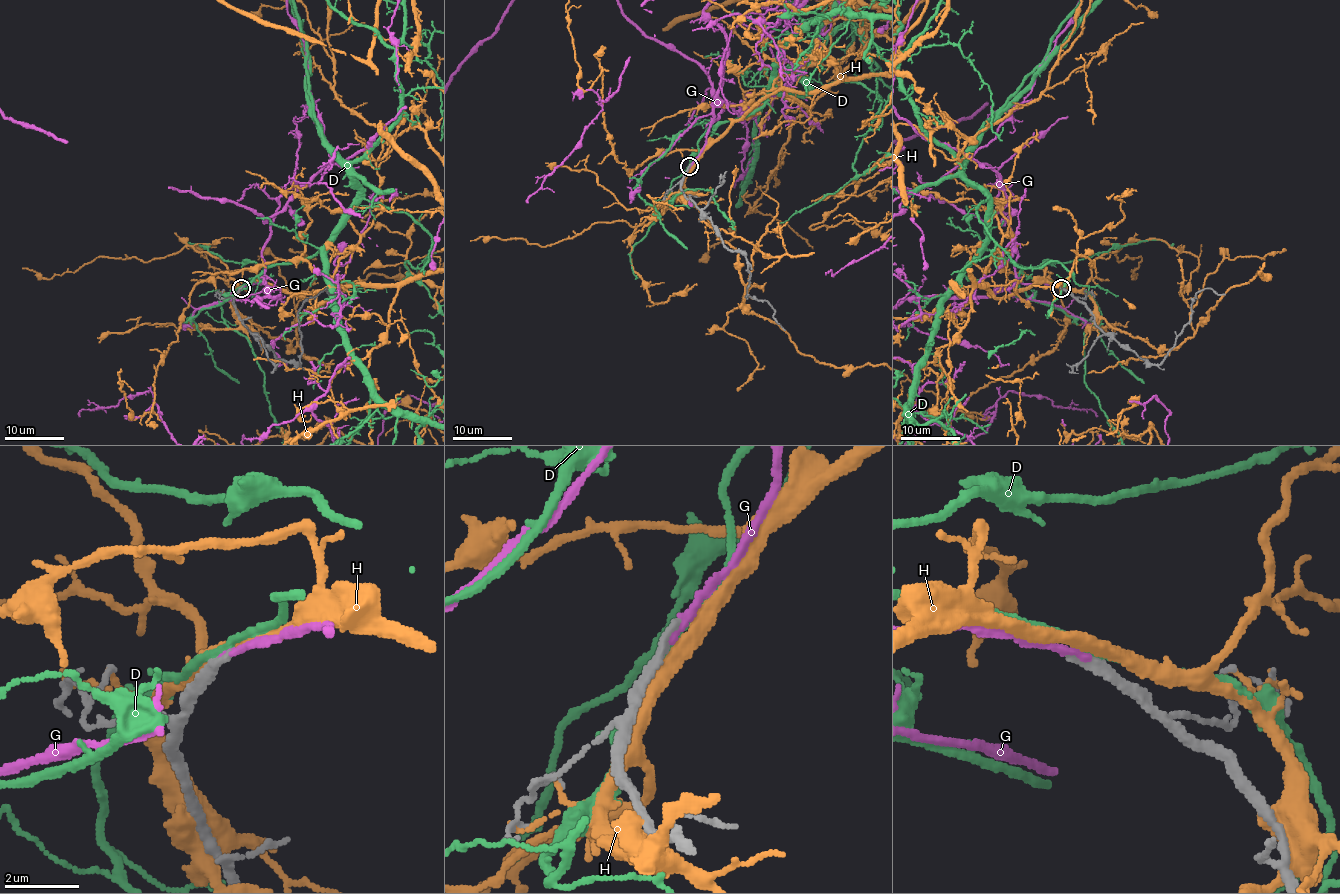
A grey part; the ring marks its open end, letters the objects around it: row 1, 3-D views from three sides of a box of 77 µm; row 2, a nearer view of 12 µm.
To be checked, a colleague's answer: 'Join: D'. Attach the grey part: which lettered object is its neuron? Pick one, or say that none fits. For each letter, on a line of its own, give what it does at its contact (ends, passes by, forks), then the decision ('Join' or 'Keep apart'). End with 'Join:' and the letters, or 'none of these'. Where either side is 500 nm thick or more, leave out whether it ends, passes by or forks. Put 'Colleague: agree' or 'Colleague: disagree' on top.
Colleague: disagree
D: It passes by. Keep apart
G: It ends there. Join
H: It passes by. Keep apart
Join: G

